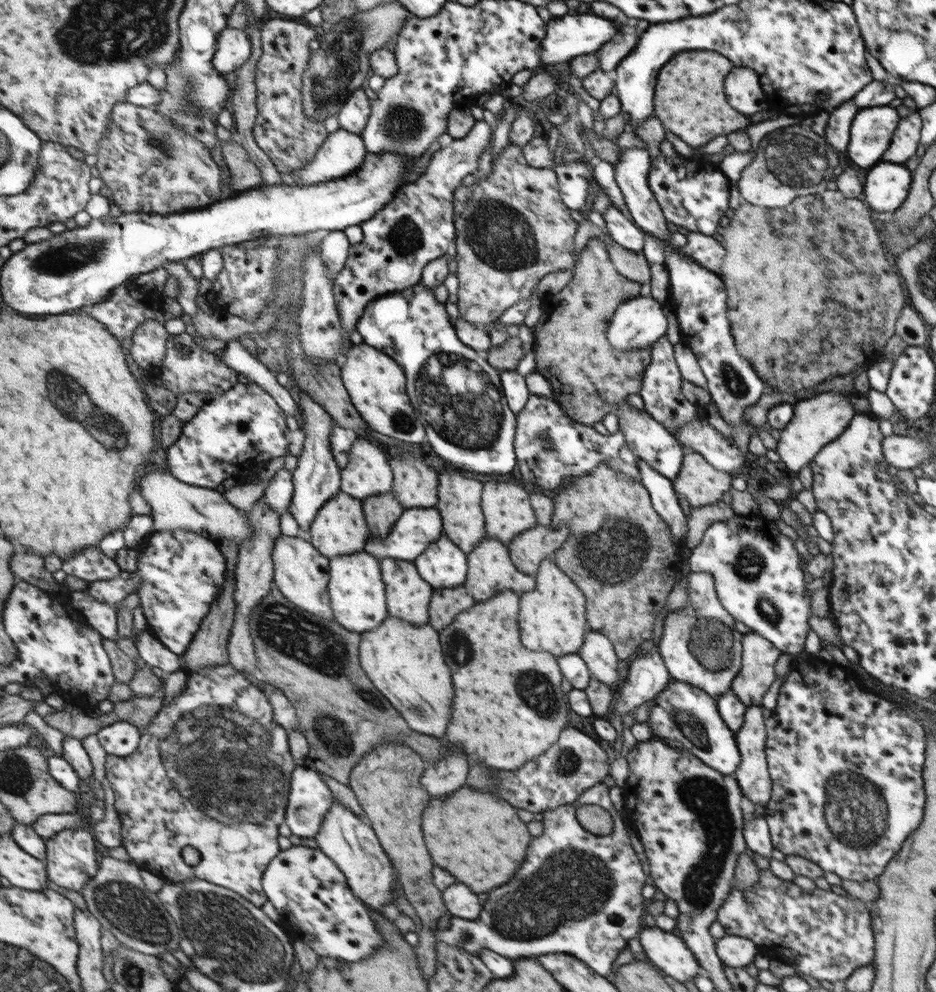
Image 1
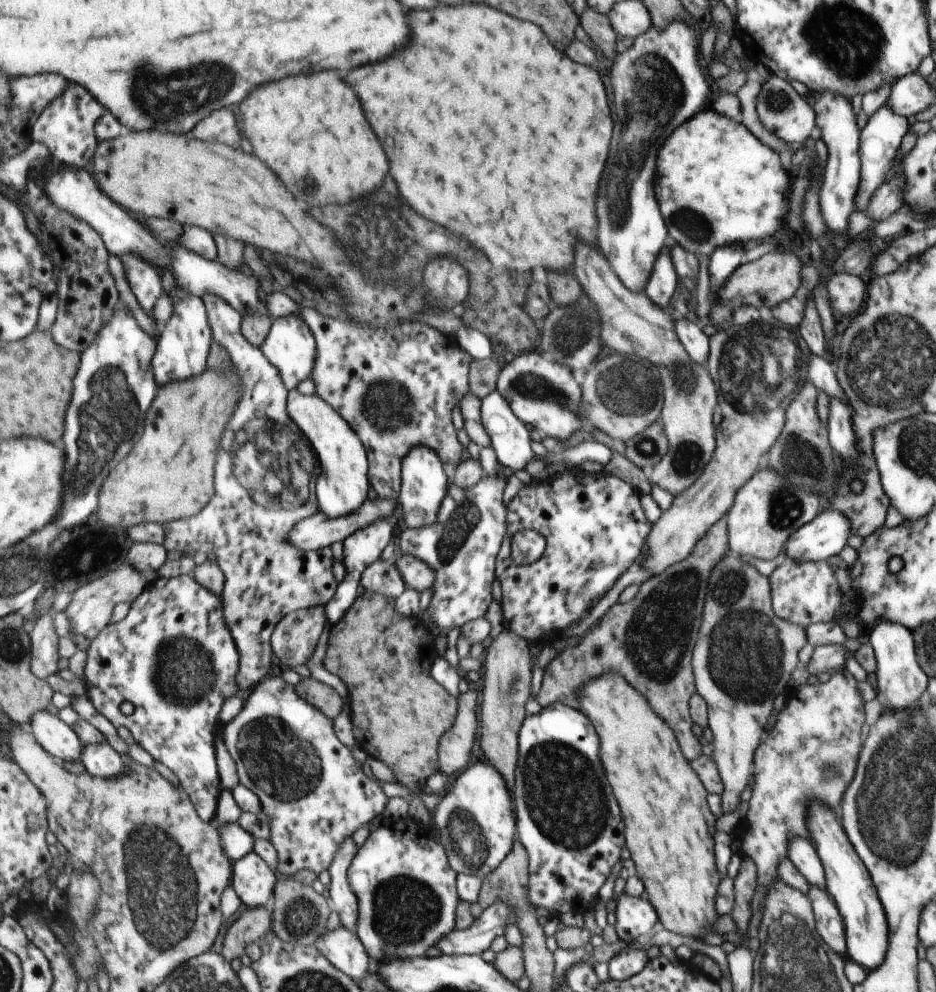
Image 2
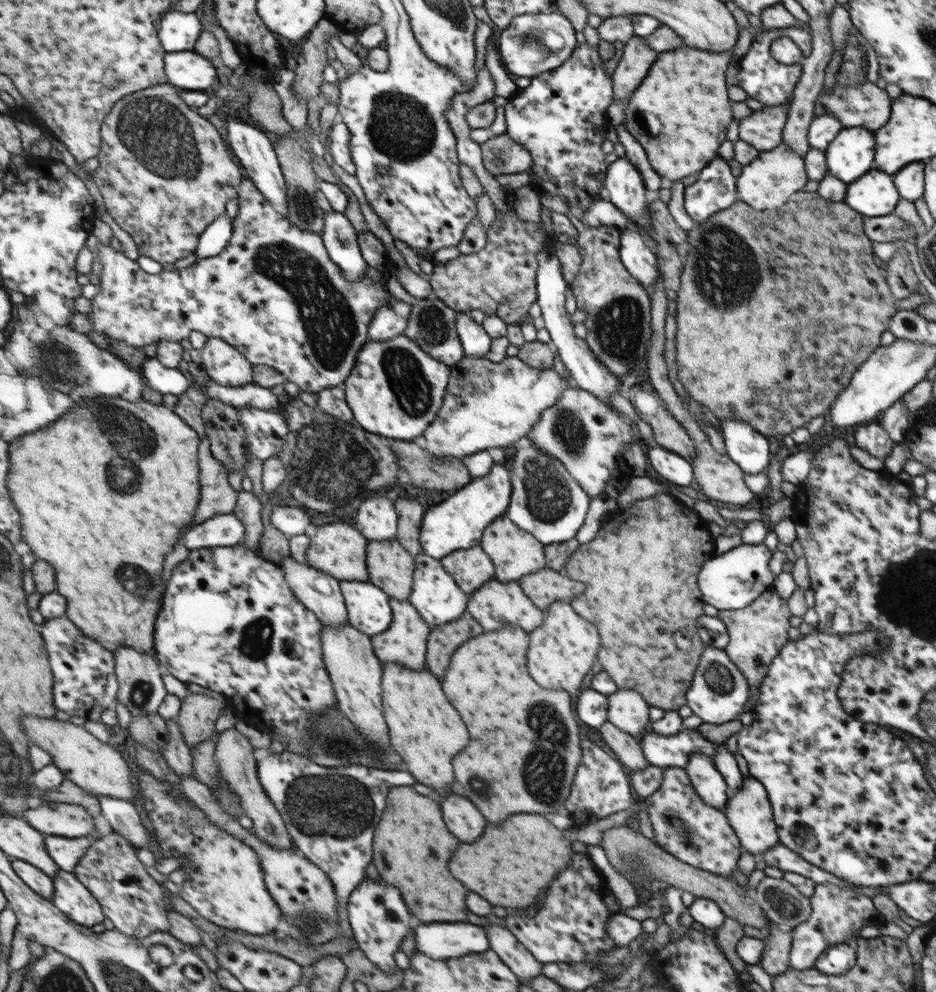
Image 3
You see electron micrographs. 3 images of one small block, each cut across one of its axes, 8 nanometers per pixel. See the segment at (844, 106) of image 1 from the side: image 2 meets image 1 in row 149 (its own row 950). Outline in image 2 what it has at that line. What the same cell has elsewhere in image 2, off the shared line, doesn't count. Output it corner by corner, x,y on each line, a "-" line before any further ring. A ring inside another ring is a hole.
809,886
808,895
814,904
815,926
820,937
831,950
844,957
847,953
847,945
845,927
839,909
834,905
828,892
816,886

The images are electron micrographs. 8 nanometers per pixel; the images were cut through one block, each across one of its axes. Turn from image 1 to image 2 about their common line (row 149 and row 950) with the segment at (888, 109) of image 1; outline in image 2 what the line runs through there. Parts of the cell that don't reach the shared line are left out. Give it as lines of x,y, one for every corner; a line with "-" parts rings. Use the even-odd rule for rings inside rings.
816,801
807,812
807,828
810,832
816,853
822,862
827,891
834,905
839,909
845,927
847,945
846,956
867,972
879,969
883,965
890,949
890,924
879,899
878,888
871,878
863,860
859,858
848,834
843,830
841,816
826,803

